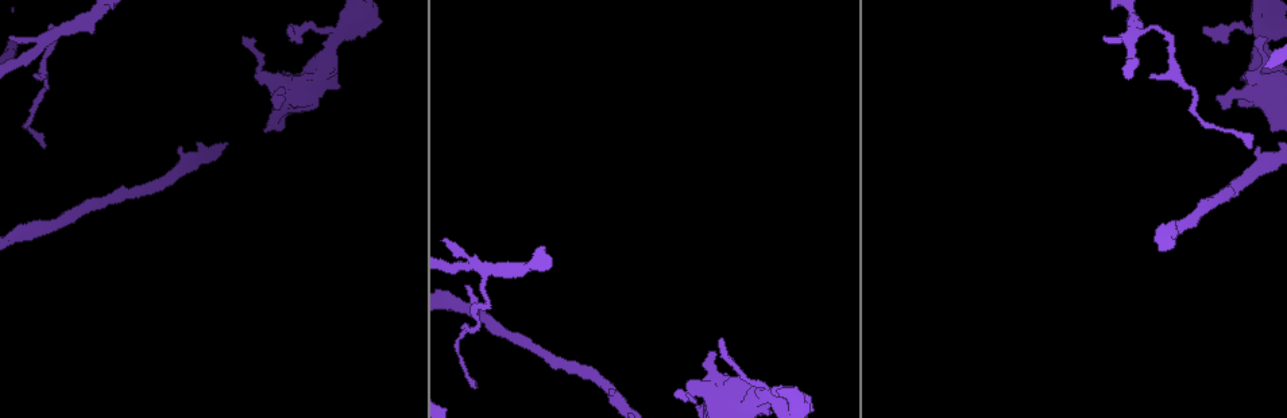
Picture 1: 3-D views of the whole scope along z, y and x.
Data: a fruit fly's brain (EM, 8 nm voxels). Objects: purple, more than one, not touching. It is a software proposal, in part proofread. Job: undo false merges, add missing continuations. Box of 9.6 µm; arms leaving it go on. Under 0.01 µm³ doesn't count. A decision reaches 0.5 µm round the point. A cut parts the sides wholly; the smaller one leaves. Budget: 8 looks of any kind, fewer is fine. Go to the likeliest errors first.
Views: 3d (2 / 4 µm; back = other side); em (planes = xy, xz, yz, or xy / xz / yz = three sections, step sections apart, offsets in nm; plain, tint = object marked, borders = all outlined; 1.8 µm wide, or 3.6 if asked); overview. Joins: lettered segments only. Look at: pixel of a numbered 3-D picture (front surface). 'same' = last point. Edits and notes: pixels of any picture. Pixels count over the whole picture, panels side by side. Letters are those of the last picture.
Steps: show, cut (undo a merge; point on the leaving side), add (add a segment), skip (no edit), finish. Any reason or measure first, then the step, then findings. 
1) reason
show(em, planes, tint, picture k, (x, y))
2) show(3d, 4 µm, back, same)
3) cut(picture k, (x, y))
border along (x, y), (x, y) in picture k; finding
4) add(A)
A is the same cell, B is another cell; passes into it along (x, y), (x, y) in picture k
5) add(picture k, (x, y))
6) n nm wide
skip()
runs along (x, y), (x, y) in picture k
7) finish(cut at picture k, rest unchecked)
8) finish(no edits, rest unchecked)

free end
show(3d, 4 µm, picture 1, (1218, 98))

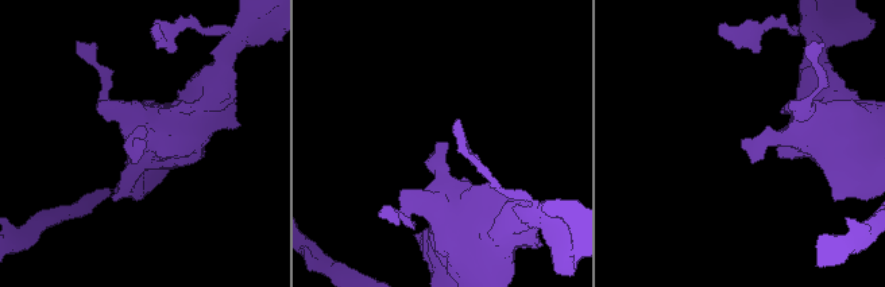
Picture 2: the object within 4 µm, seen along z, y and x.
now the EM
show(em, 3.6 µm, planes, plain, picture 2, (141, 140))

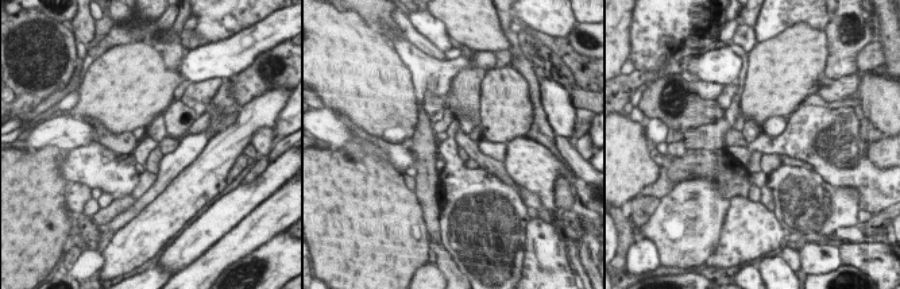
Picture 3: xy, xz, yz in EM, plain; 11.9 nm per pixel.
show(em, 3.6 µm, planes, borders, same)

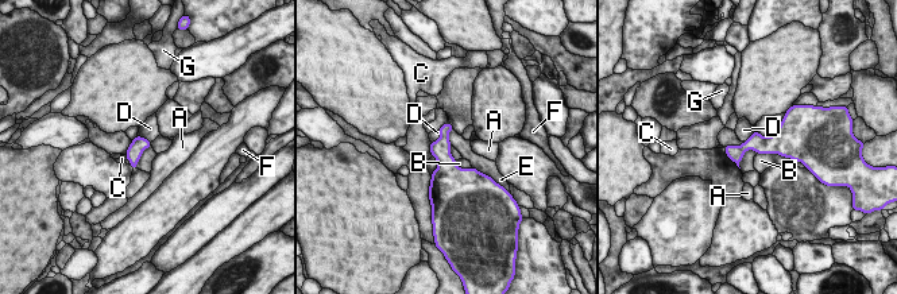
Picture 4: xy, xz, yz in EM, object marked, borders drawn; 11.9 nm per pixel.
skip()
A, B, C, D, E, F and G are other cells; runs along (788, 146), (746, 144), (729, 151) in picture 4; no lettered segment goes on from it

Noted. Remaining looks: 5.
four or more arms meet
show(3d, 4 µm, picture 1, (766, 396))

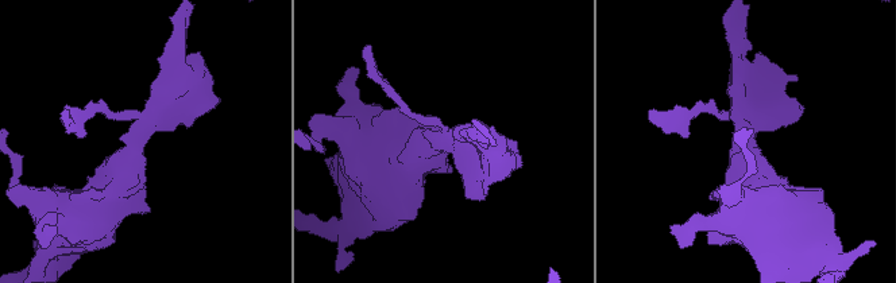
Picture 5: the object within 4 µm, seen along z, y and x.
4 arms; need the tissue
show(em, xy, step 4, tint, picture 5, (138, 131))

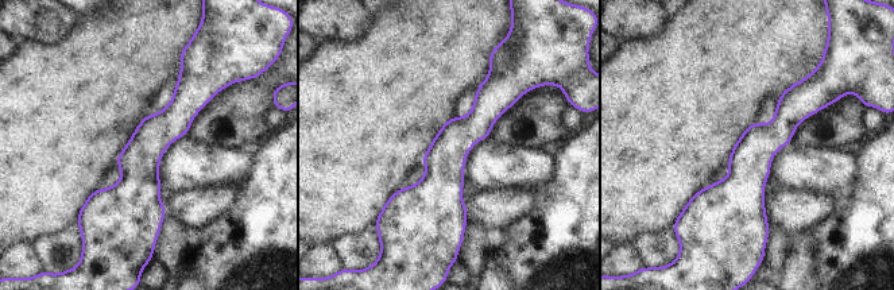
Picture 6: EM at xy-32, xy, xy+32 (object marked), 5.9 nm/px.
another direction
show(em, planes, borders, same)

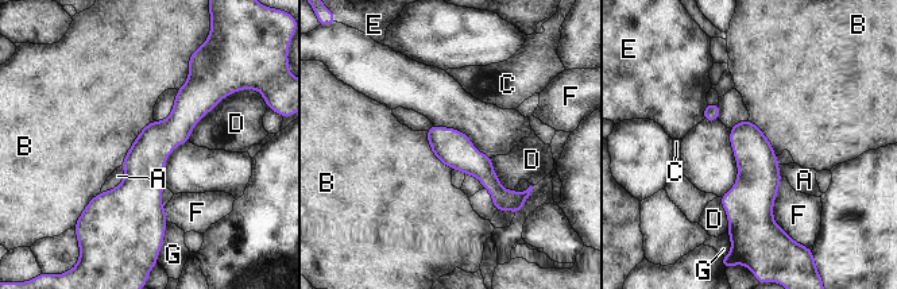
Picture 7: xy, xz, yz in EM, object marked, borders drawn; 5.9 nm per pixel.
skip()
A, B, C, D, E, F and G are other cells; runs along (192, 81), (146, 157), (142, 230) in picture 7; continuous, no second neuron

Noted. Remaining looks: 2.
sharp bend
show(em, planes, borders, picture 1, (491, 270))

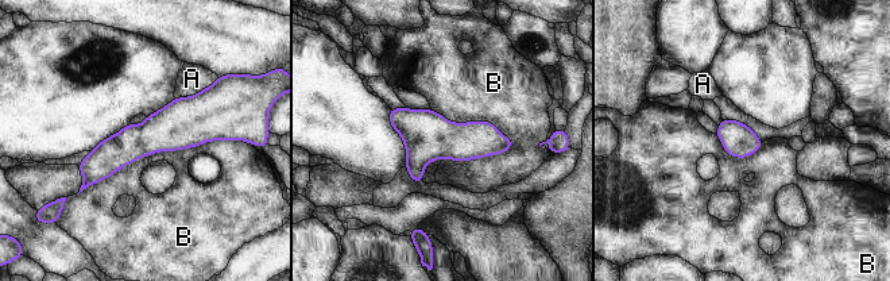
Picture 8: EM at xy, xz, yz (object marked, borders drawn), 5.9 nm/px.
skip()
A and B are other cells; runs along (221, 134), (157, 133), (85, 184) in picture 8; all the same neuron

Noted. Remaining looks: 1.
finish(no edits, rest unchecked)

